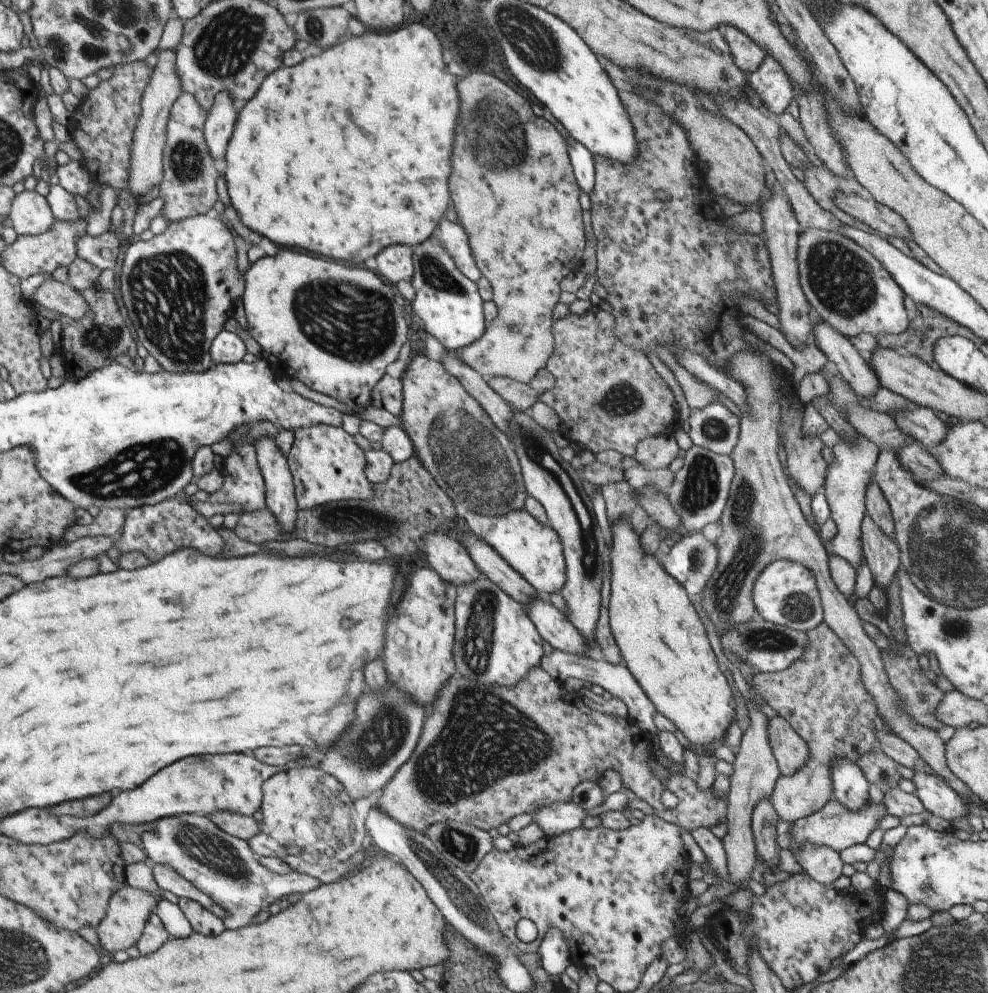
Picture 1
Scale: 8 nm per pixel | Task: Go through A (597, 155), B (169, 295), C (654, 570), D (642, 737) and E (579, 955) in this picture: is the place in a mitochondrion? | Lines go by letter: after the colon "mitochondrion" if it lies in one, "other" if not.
A: other
B: mitochondrion
C: other
D: other
E: other

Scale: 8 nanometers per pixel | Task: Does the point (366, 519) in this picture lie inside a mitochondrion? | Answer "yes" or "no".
yes

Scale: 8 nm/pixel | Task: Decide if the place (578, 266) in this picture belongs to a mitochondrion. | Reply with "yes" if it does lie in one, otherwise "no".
no

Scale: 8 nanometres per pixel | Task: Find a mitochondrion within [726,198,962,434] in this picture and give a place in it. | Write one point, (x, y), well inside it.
(841, 279)

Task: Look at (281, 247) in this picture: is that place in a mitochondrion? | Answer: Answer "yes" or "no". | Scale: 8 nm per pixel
no

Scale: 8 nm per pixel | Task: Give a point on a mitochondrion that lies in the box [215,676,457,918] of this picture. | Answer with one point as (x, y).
(381, 736)

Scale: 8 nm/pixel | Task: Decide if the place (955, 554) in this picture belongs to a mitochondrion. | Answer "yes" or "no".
yes

